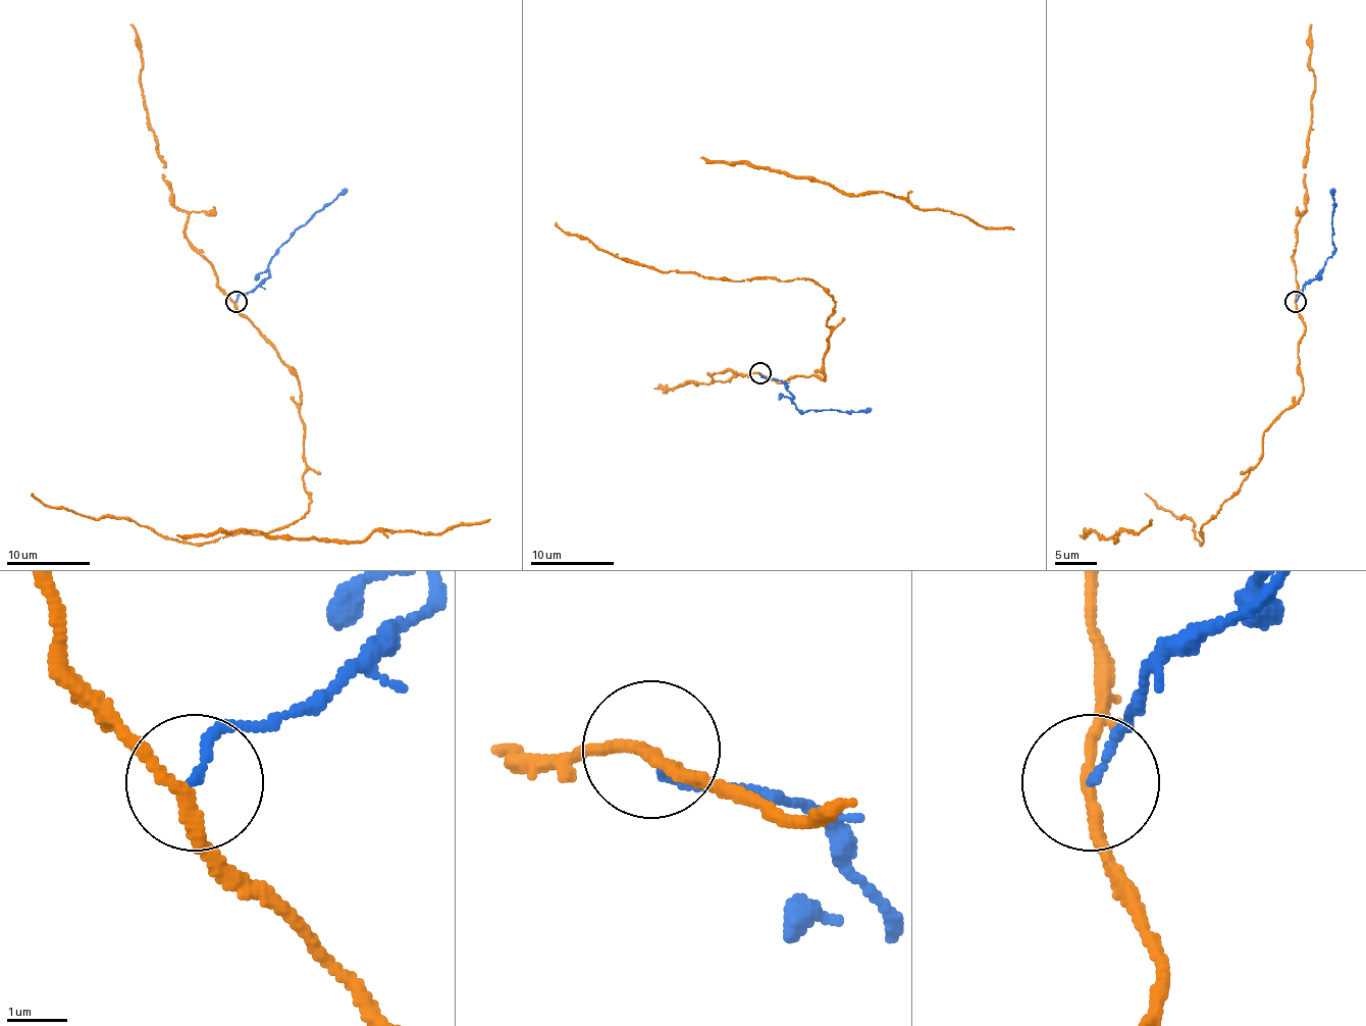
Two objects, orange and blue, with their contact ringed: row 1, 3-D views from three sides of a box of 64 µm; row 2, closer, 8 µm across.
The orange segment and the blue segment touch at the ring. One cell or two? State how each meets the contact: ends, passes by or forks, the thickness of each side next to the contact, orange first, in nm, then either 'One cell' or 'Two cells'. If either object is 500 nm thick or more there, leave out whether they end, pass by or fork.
At the ring orange passes by. At the ring blue ends. Thickness 190 nm (orange) against 130 nm. Two cells

